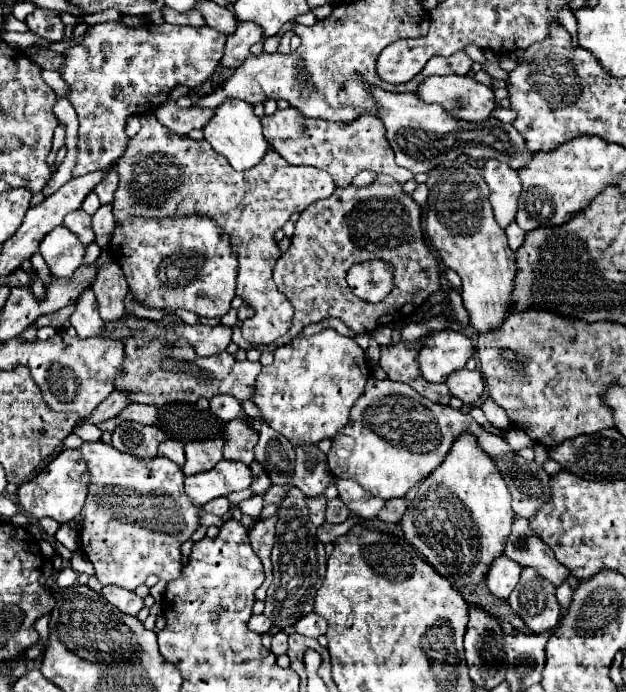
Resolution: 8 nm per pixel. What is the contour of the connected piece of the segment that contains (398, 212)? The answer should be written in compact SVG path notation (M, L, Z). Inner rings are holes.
M376 174L374 182L364 188L358 188L354 184L348 188L336 188L330 198L318 200L310 204L304 212L300 212L292 244L274 266L274 282L278 290L288 298L288 302L294 306L292 326L286 336L260 348L272 352L278 346L288 344L292 338L296 338L304 330L304 326L320 322L324 318L340 318L354 334L370 334L378 326L400 322L400 318L408 316L412 308L422 306L432 294L436 294L442 288L442 284L440 284L438 256L432 254L432 250L424 240L420 218L422 218L422 206L418 206L410 198L410 194L406 194L402 186L396 180L388 178L386 174ZM374 258L382 258L394 266L394 290L384 302L378 304L360 300L346 284L346 272L352 264Z

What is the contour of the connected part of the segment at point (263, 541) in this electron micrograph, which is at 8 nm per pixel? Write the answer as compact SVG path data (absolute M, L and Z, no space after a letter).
M276 514L270 518L260 518L256 520L256 524L252 526L250 534L250 544L252 550L260 556L262 564L264 564L264 572L266 572L266 580L264 584L256 590L256 600L266 600L266 590L272 582L272 564L270 564L270 552L274 546L274 538L276 538Z

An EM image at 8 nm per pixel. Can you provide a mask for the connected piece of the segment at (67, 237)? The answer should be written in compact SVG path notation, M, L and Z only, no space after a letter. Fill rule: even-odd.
M66 226L54 228L40 242L40 254L54 278L72 278L72 274L82 266L84 250L84 244L80 244L76 234Z

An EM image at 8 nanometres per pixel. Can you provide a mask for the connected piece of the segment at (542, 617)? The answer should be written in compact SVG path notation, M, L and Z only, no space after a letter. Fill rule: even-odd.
M540 576L520 582L512 590L508 604L536 634L556 628L560 620L556 588L552 586L552 582Z

